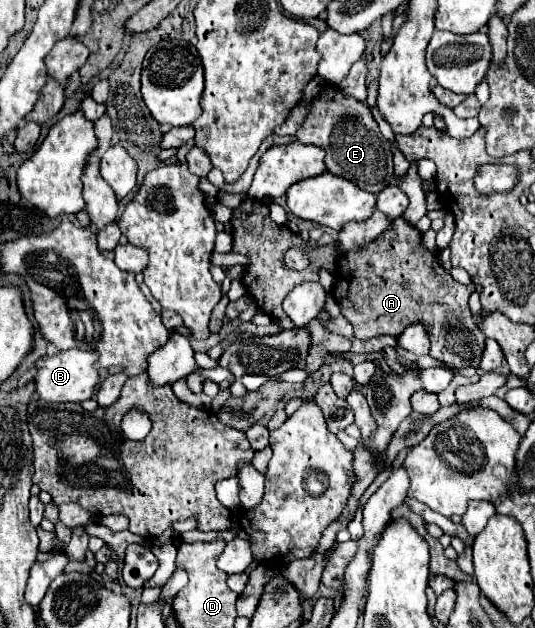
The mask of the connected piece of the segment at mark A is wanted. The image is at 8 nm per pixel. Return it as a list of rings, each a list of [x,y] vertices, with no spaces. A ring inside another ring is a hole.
[[[397,218],[393,224],[371,244],[371,248],[365,248],[363,252],[347,252],[339,258],[337,264],[337,280],[333,286],[333,296],[339,302],[343,316],[353,324],[355,336],[359,340],[375,338],[375,336],[399,336],[403,334],[403,328],[415,322],[423,322],[429,328],[431,338],[431,356],[439,362],[443,362],[449,368],[479,368],[481,356],[485,352],[485,336],[479,332],[475,318],[469,310],[467,298],[473,292],[473,284],[463,286],[455,282],[449,274],[443,272],[443,268],[437,262],[435,254],[425,252],[421,246],[421,234],[415,232],[415,228],[405,220]]]

